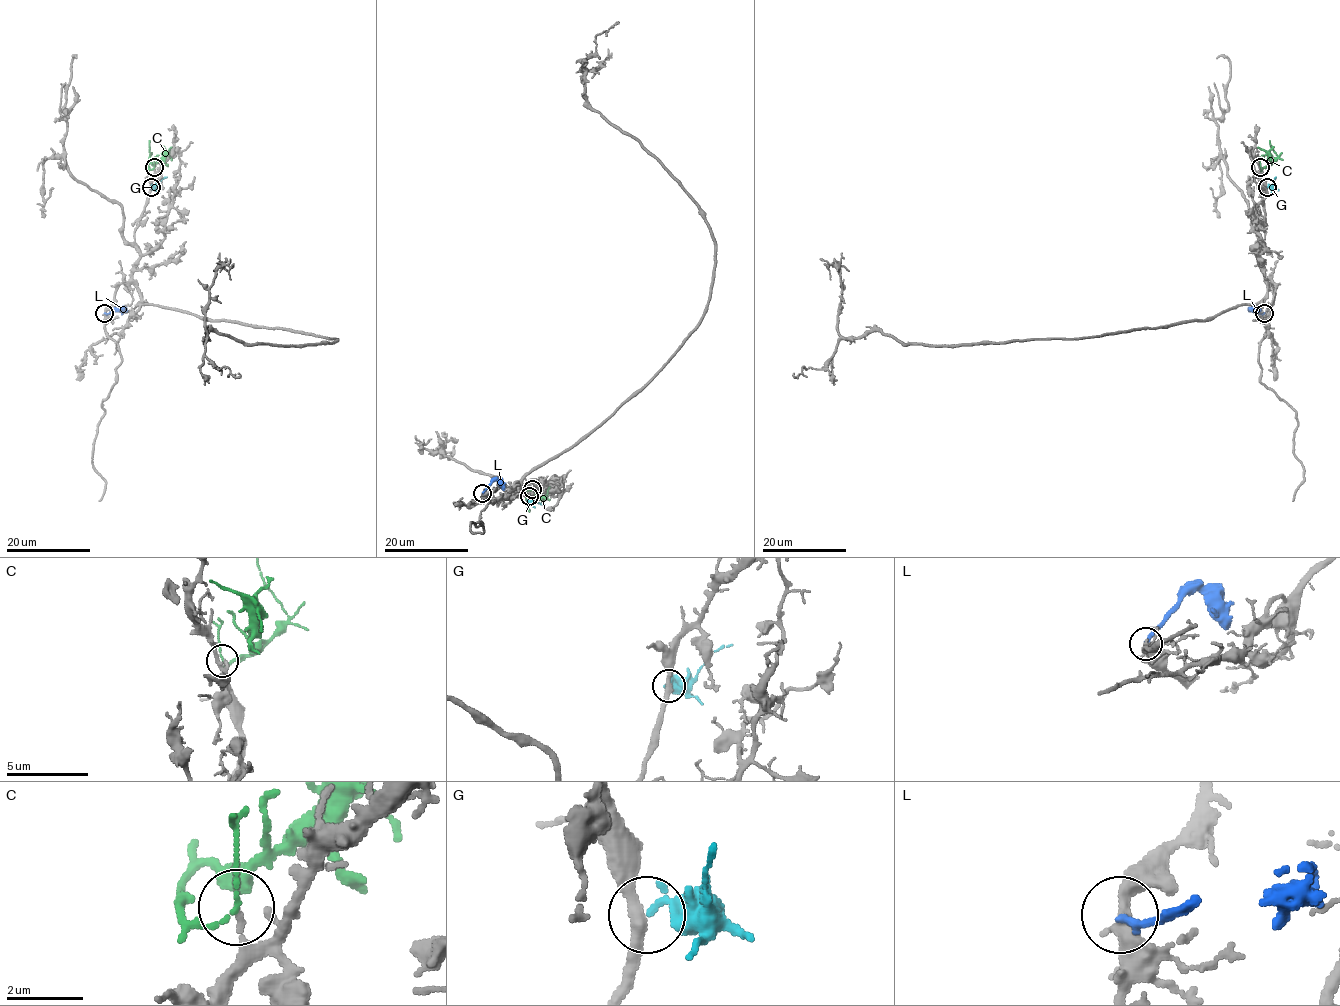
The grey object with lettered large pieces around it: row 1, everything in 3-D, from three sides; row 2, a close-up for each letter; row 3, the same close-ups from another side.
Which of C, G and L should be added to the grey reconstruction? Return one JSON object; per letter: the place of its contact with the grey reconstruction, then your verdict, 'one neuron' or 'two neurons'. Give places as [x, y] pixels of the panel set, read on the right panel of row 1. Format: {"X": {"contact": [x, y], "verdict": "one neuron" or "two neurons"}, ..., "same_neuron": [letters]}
{"C": {"contact": [1260, 167], "verdict": "two neurons"}, "G": {"contact": [1267, 187], "verdict": "two neurons"}, "L": {"contact": [1264, 313], "verdict": "two neurons"}, "same_neuron": []}

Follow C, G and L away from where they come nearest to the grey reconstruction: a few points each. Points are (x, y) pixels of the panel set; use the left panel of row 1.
C: (154, 167), (148, 168), (149, 164), (159, 162), (172, 147)
G: (151, 187), (167, 177)
L: (105, 313), (126, 309)

